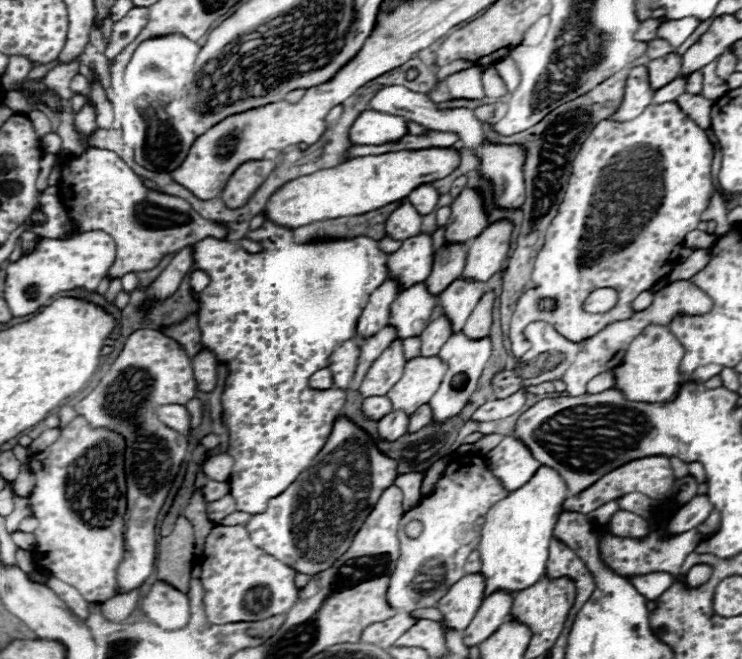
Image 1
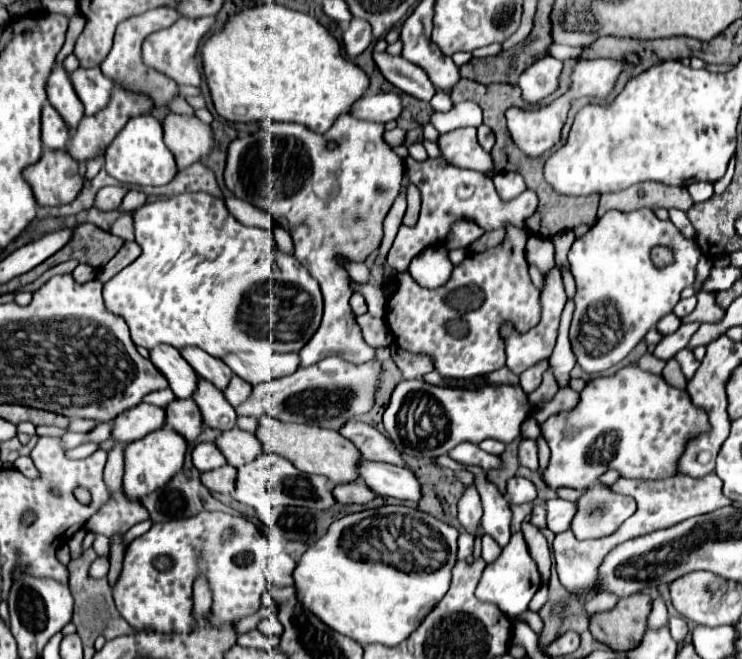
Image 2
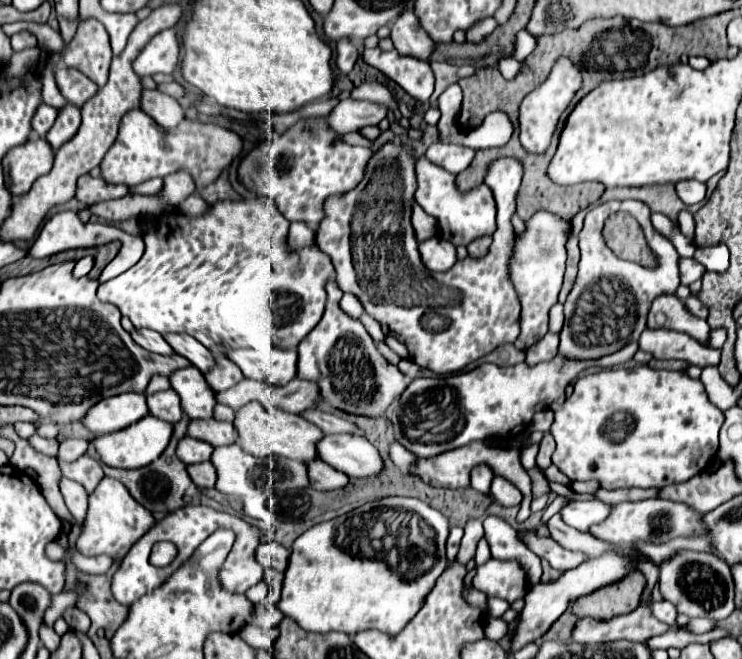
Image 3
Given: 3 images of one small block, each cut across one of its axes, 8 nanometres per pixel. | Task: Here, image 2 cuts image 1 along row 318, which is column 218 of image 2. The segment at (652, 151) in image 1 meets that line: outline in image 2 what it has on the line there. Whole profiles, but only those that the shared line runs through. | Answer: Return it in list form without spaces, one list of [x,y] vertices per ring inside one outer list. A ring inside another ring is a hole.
[[[202,510],[196,516],[184,520],[170,520],[152,524],[152,528],[132,540],[124,554],[122,572],[112,588],[112,596],[122,618],[134,628],[154,628],[164,632],[188,634],[194,630],[192,618],[192,582],[206,578],[214,608],[212,624],[234,624],[244,616],[260,610],[260,596],[266,590],[264,562],[268,558],[266,536],[246,518],[232,516],[226,512]],[[232,526],[236,530],[234,538],[224,542],[224,530]],[[168,554],[174,566],[168,572],[158,572],[154,568],[154,558]]]

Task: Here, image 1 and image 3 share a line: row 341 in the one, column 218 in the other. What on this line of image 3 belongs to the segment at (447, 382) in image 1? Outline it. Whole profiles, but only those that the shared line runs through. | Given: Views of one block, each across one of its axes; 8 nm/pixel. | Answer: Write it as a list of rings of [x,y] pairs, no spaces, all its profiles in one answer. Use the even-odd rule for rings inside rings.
[[[220,446],[214,448],[212,464],[218,470],[216,490],[232,496],[246,496],[254,488],[252,472],[256,466],[262,466],[262,460],[244,452],[240,446]]]

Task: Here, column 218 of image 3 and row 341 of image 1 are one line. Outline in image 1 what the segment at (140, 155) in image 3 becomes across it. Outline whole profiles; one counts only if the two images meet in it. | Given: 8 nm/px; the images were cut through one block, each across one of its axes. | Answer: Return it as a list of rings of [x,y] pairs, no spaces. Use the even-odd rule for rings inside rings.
[[[136,330],[128,336],[120,356],[104,374],[98,386],[80,400],[74,410],[84,416],[94,428],[114,428],[126,440],[126,482],[128,482],[128,512],[124,528],[124,556],[116,570],[118,592],[140,588],[154,572],[156,562],[156,516],[168,496],[168,490],[180,470],[180,462],[188,448],[188,438],[168,428],[160,420],[144,420],[140,410],[156,410],[158,404],[186,404],[196,396],[196,380],[186,352],[172,338],[158,330]]]

